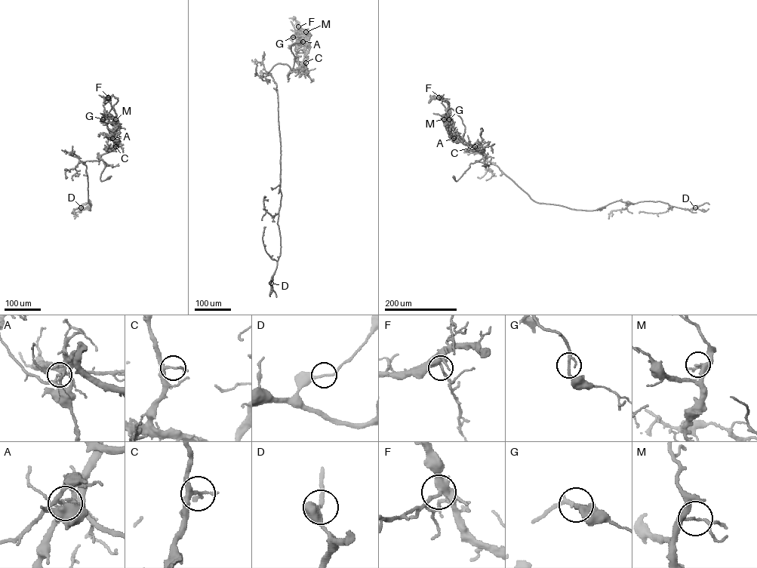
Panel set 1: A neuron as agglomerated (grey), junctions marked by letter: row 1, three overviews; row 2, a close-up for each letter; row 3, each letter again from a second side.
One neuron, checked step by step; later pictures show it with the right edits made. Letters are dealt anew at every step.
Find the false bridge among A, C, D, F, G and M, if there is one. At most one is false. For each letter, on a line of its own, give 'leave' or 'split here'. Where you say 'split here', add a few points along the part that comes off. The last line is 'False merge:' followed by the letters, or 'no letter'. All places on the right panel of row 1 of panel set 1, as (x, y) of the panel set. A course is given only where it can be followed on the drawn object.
A: split here; foreign part runs (453, 138), (450, 134), (449, 118), (447, 112), (448, 104), (441, 99), (441, 96), (431, 96), (428, 102)
C: leave
D: leave
F: leave
G: leave
M: leave
False merge: A

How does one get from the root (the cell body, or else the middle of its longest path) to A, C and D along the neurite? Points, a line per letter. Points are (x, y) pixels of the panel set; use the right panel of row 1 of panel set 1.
A: (453, 178), (456, 181), (470, 163), (478, 161), (483, 155), (475, 148), (453, 141), (453, 138)
C: (453, 178), (456, 181), (470, 163), (482, 158), (483, 155), (475, 146)
D: (453, 178), (481, 158), (475, 161), (496, 165), (539, 203), (586, 210), (619, 201), (695, 207)

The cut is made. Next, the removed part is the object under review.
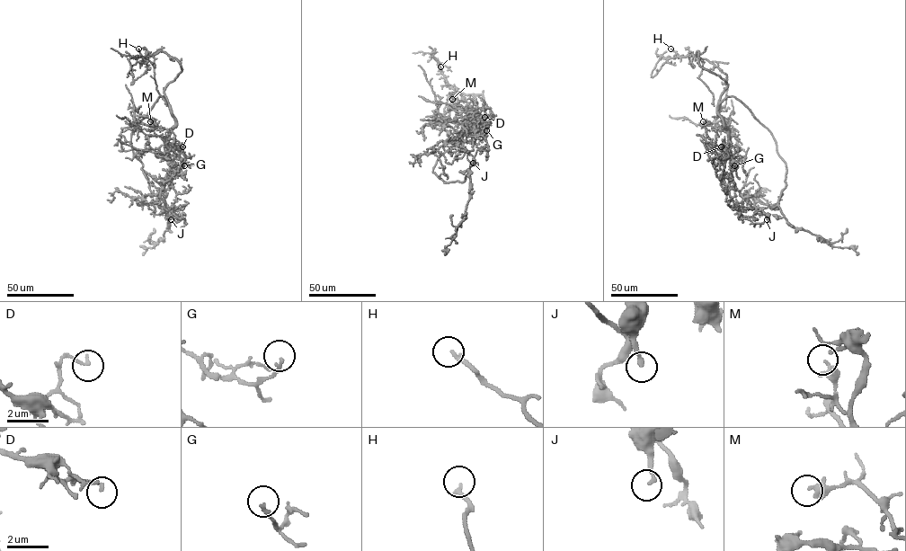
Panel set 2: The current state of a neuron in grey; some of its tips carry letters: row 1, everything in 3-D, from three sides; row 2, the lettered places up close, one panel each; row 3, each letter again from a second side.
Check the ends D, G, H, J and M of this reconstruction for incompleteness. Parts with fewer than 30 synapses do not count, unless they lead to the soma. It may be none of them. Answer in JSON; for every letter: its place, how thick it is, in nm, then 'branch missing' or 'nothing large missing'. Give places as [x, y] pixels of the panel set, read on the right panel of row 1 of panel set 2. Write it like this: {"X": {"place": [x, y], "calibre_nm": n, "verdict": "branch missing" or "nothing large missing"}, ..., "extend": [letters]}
{"D": {"place": [721, 146], "calibre_nm": 150, "verdict": "nothing large missing"}, "G": {"place": [734, 165], "calibre_nm": 170, "verdict": "nothing large missing"}, "H": {"place": [670, 48], "calibre_nm": 180, "verdict": "branch missing"}, "J": {"place": [767, 219], "calibre_nm": 200, "verdict": "nothing large missing"}, "M": {"place": [703, 121], "calibre_nm": 400, "verdict": "nothing large missing"}, "extend": ["H"]}

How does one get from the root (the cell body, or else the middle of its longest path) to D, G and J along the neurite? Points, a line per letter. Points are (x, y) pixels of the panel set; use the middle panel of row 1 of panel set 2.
D: (468, 126), (471, 118), (476, 114), (484, 117)
G: (468, 126), (480, 132), (486, 130)
J: (468, 126), (462, 125), (466, 134), (462, 146), (473, 156), (473, 163)

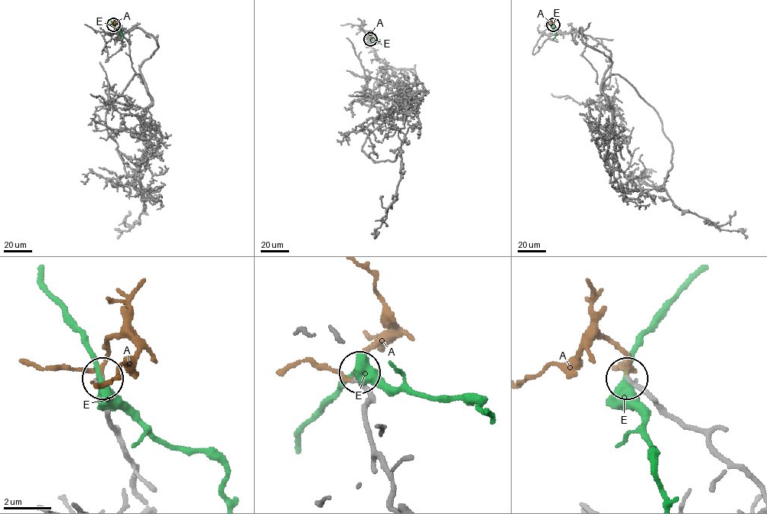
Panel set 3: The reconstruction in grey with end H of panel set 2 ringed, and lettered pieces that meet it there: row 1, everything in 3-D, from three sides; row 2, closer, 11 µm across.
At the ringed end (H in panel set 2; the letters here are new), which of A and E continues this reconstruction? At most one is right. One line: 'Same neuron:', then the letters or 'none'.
Same neuron: A

